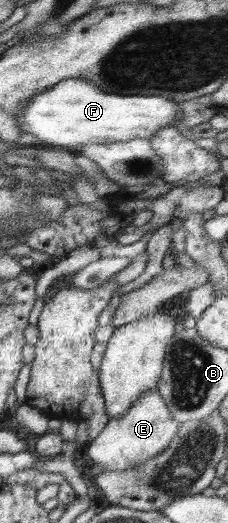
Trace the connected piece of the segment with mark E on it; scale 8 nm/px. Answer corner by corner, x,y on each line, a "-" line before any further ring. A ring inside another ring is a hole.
157,389
150,390
124,416
109,419
108,426
96,439
88,441
84,448
95,467
101,470
126,470
164,452
173,443
180,428
181,423
169,411
165,397

